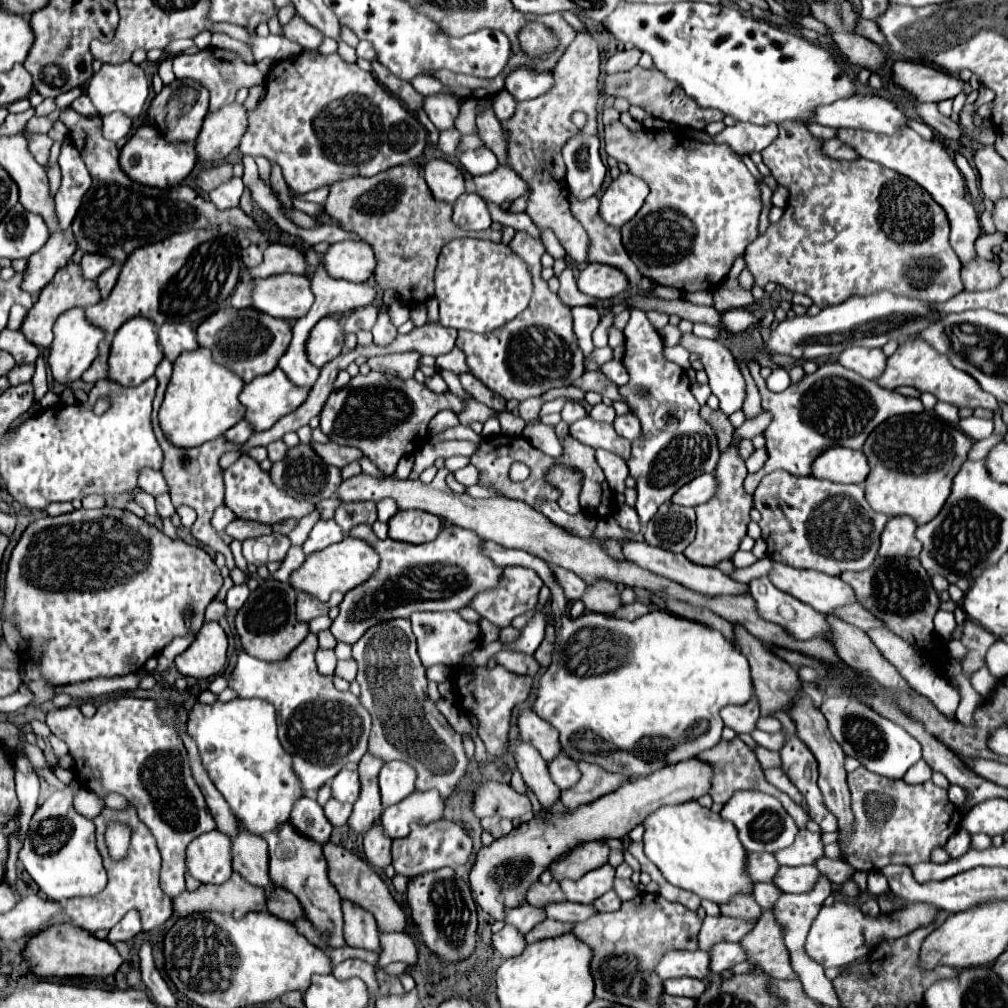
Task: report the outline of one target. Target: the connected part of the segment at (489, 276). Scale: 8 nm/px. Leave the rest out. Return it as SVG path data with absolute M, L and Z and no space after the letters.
M454 239L444 247L434 275L434 297L440 303L440 325L488 333L522 313L532 297L532 275L506 243Z

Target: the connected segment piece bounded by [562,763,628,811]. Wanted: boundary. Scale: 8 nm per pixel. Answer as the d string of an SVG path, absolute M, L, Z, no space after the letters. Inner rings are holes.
M578 763L578 767L582 771L582 779L572 789L566 789L562 793L562 803L570 811L616 791L622 783L628 781L624 775L612 775L610 771L602 771L602 767L596 767L592 763Z

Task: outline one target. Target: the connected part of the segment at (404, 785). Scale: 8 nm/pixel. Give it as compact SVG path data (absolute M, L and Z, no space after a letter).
M404 761L386 763L380 771L380 793L382 793L382 807L390 807L404 797L408 797L416 787L416 771Z

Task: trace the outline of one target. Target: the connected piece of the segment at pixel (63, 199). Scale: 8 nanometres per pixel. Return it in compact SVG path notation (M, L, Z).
M72 139L64 141L58 163L62 167L62 183L54 199L56 199L60 229L68 229L74 221L74 215L82 203L84 193L92 185L92 179L84 161L80 159L80 151L72 145Z

